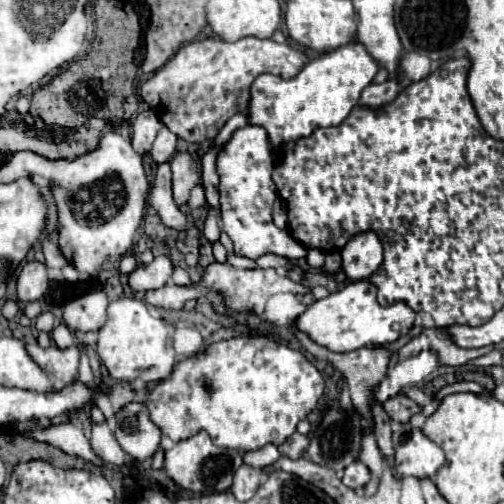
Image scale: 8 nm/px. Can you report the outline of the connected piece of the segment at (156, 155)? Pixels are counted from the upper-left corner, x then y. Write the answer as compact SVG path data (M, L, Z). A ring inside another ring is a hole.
M162 127L156 135L156 141L150 149L150 155L152 159L160 165L160 163L166 163L170 161L178 151L178 135L172 133L168 127Z

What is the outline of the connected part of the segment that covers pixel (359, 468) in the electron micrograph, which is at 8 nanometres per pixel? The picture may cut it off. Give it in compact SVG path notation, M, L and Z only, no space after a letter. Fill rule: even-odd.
M354 461L350 467L344 469L342 483L350 489L362 489L370 481L370 471L362 461Z

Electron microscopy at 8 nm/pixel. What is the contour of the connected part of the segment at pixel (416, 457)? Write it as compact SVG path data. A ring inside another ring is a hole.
M392 423L394 429L394 469L398 477L434 477L444 463L444 451L410 423Z

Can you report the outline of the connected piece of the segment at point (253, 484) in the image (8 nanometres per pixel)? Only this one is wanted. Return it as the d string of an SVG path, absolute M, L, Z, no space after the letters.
M242 465L236 475L234 475L234 485L232 485L232 493L238 501L248 501L254 497L256 489L260 487L260 479L262 479L262 473L260 469L254 469L250 465Z

